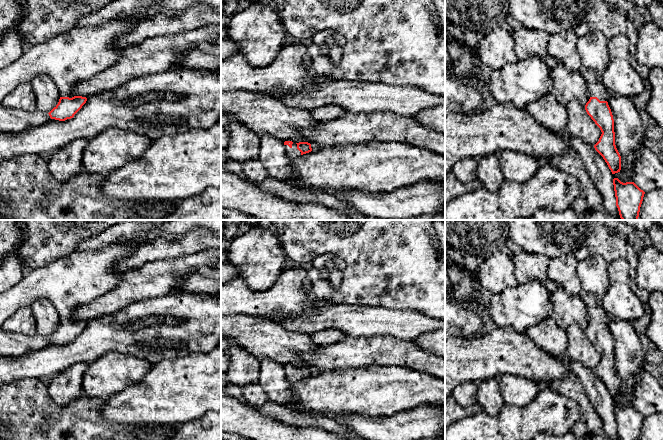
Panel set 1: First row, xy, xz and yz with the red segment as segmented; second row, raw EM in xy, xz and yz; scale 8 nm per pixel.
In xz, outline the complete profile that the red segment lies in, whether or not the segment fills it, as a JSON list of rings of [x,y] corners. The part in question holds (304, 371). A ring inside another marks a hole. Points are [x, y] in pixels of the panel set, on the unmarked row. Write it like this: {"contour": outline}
{"contour": [[[285,365],[284,371],[286,374],[287,381],[293,385],[299,380],[309,377],[312,375],[311,368],[308,366],[295,367],[292,365]]]}

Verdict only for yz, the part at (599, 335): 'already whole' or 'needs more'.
needs more

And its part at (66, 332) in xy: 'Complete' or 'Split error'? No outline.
Split error

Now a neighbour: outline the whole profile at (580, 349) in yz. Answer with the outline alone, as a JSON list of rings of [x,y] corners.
[[[577,324],[566,329],[568,346],[562,356],[564,363],[569,366],[572,362],[581,362],[587,368],[595,369],[602,358],[600,352],[587,338],[585,330]]]

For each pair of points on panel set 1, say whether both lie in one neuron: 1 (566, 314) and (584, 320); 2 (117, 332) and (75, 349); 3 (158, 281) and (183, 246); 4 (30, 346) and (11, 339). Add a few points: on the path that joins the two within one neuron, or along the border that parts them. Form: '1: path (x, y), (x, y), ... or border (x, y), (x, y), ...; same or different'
1: path (570, 314), (578, 314), (580, 316); same
2: path (107, 333), (98, 337), (85, 348); same
3: border (198, 251), (192, 254), (152, 261); different
4: path (25, 344), (16, 344); same

